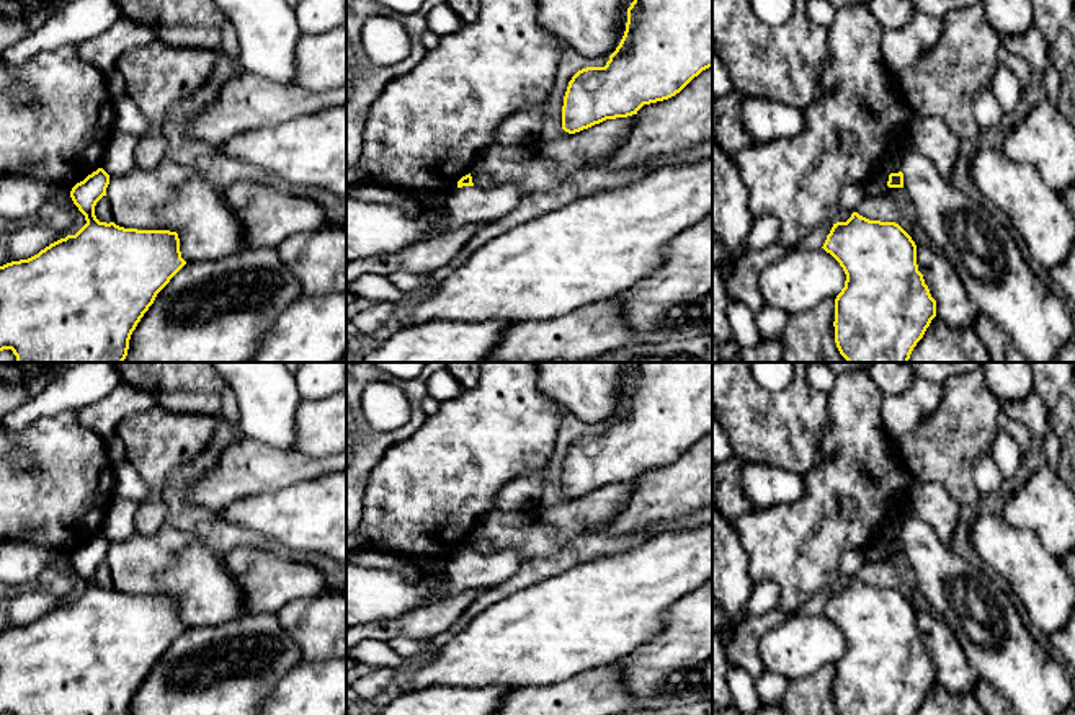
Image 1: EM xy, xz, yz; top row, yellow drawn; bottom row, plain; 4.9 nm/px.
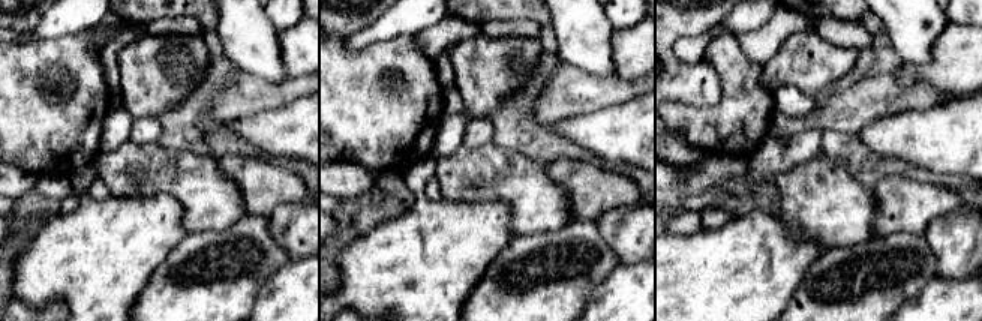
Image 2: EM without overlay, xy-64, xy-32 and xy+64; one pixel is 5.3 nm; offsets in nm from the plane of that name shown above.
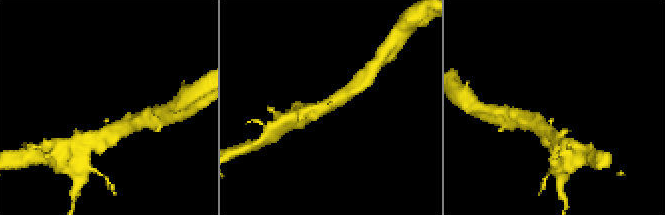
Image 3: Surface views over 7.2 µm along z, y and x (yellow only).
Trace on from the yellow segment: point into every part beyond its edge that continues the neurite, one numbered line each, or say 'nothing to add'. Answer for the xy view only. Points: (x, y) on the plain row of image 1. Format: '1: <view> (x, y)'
nothing to add

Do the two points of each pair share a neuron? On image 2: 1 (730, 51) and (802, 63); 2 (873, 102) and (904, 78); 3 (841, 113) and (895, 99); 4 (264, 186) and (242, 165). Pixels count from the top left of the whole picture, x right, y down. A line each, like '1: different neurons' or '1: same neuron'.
1: different neurons
2: different neurons
3: same neuron
4: same neuron

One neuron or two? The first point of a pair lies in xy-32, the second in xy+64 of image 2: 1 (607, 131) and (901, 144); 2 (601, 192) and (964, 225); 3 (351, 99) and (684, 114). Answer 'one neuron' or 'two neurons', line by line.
1: one neuron
2: two neurons
3: one neuron

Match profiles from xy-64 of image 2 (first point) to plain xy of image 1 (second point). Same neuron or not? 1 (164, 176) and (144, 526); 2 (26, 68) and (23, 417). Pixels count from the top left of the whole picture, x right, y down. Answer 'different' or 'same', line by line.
1: different
2: different

